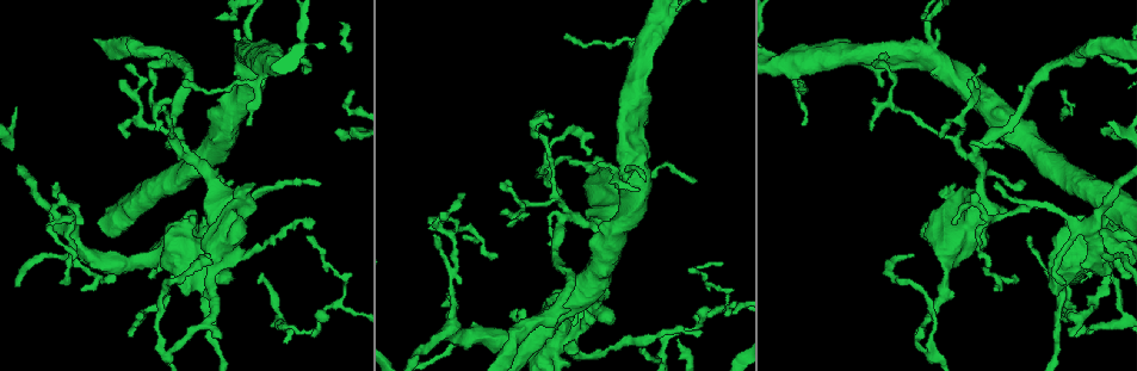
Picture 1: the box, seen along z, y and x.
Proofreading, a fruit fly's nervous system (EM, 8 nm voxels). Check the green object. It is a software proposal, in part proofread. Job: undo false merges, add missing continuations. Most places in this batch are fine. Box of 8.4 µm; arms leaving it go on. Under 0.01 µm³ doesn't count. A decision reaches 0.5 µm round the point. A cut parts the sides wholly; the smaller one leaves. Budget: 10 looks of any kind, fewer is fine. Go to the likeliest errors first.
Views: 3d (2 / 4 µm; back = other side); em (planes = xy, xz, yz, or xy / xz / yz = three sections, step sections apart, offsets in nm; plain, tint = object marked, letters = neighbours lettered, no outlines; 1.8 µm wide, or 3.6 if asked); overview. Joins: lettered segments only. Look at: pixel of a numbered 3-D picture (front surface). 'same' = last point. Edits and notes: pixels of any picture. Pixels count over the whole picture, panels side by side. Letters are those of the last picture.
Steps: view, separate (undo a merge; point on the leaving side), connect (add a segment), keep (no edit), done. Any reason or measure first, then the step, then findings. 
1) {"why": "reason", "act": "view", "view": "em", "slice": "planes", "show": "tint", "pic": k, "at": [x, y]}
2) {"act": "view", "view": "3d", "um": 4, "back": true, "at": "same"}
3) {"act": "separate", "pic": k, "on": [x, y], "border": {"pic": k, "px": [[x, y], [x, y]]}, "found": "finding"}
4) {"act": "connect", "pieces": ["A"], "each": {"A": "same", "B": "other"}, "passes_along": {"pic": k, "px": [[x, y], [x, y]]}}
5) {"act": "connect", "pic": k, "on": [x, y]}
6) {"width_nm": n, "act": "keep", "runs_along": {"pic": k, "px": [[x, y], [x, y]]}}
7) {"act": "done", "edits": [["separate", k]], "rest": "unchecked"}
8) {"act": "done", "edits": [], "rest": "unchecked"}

{"why": "thick turns thin", "act": "view", "view": "3d", "um": 4, "pic": 1, "at": [635, 164]}

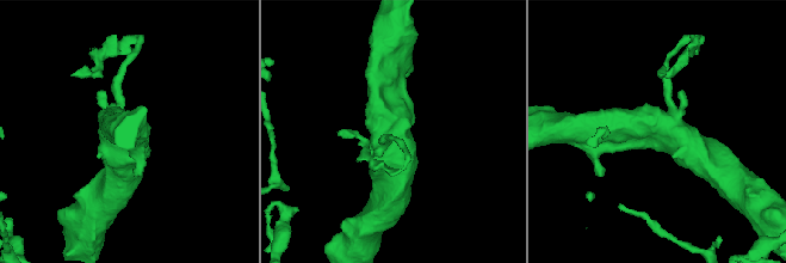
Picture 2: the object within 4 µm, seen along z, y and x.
{"act": "view", "view": "em", "um": 3.6, "slice": "planes", "show": "letters", "pic": 2, "at": [391, 132]}

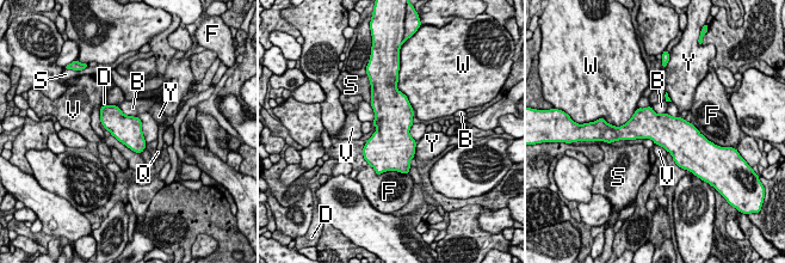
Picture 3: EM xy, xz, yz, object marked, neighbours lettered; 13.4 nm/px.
{"act": "keep", "each": {"B": "other", "D": "other", "F": "other", "Q": "other", "S": "other", "V": "other", "W": "other", "Y": "other"}, "border": {"pic": 3, "px": [[111, 134], [140, 153]]}, "found": "continuous, no second neuron"}

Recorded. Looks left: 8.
{"act": "view", "view": "3d", "um": 2, "pic": 1, "at": [638, 48]}

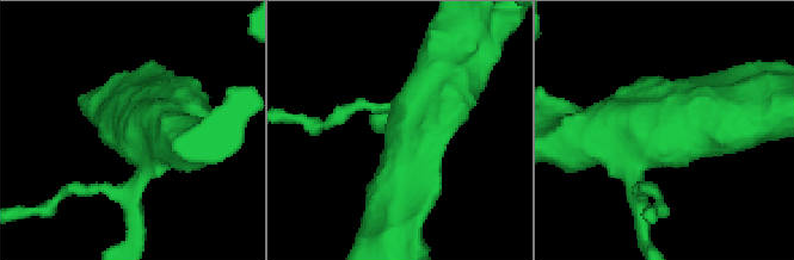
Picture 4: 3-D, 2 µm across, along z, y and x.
{"act": "view", "view": "em", "slice": "planes", "show": "plain", "pic": 4, "at": [134, 144]}

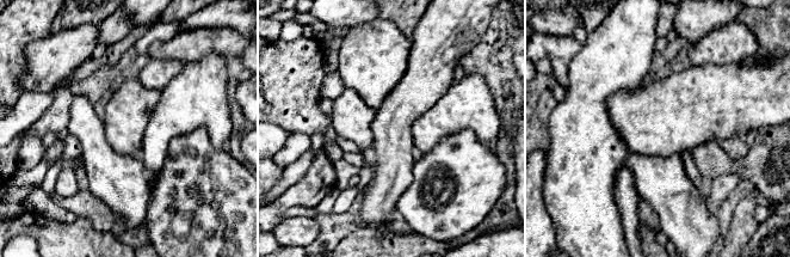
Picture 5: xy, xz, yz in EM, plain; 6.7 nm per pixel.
{"act": "view", "view": "em", "slice": "planes", "show": "letters", "at": "same"}

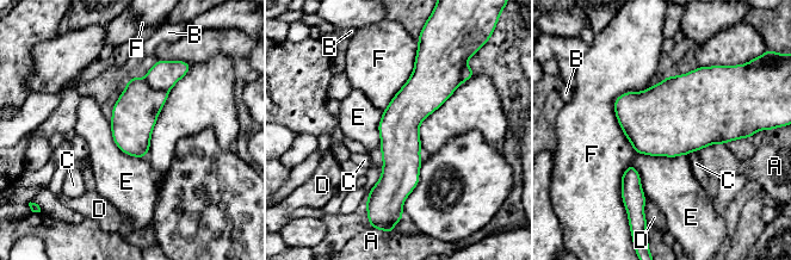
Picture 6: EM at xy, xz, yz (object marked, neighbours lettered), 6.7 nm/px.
{"act": "keep", "each": {"A": "other", "B": "other", "C": "other", "D": "other", "E": "other", "F": "other"}, "runs_along": {"pic": 6, "px": [[420, 64], [393, 204]]}, "found": "all the same neuron"}

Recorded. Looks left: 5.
{"why": "an open end", "act": "view", "view": "3d", "um": 4, "pic": 1, "at": [953, 186]}

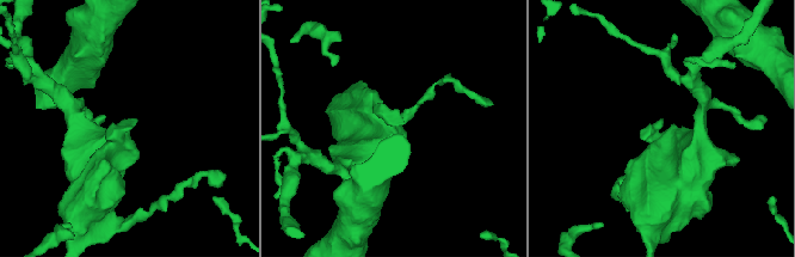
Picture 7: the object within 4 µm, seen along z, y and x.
{"why": "now the EM", "act": "view", "view": "em", "slice": "yz", "step": 4, "show": "letters", "pic": 7, "at": [659, 121]}

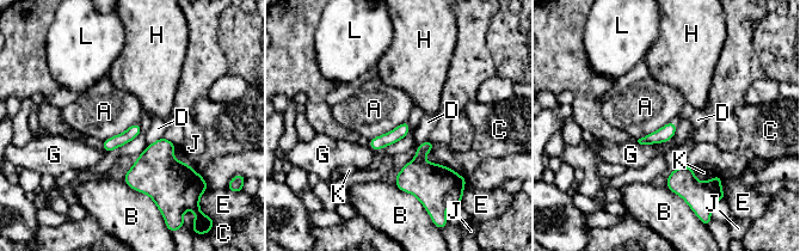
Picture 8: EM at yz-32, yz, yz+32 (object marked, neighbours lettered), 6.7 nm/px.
{"why": "cut it another way", "act": "view", "view": "em", "slice": "xy", "step": 4, "show": "letters", "at": "same"}

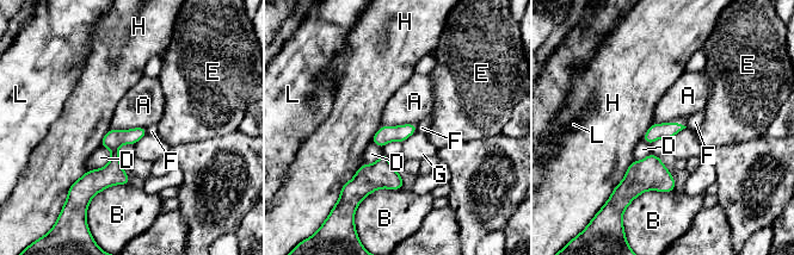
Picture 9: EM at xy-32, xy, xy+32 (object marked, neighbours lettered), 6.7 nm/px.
{"act": "keep", "each": {"A": "other", "B": "other", "D": "other", "E": "other", "F": "other", "G": "other", "H": "other", "L": "other"}, "runs_along": {"pic": 9, "px": [[143, 131], [115, 145], [98, 180], [82, 180]]}, "found": "no lettered segment goes on from it"}

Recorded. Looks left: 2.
{"act": "done", "edits": [], "rest": "unchecked"}

